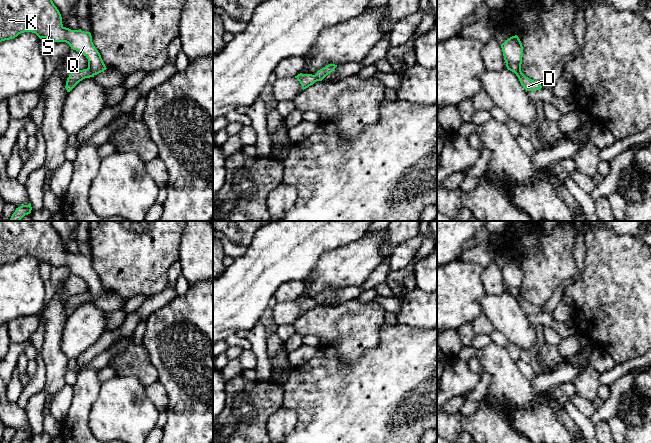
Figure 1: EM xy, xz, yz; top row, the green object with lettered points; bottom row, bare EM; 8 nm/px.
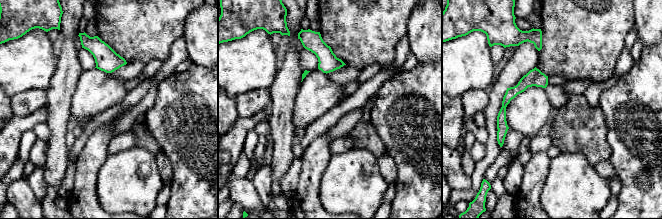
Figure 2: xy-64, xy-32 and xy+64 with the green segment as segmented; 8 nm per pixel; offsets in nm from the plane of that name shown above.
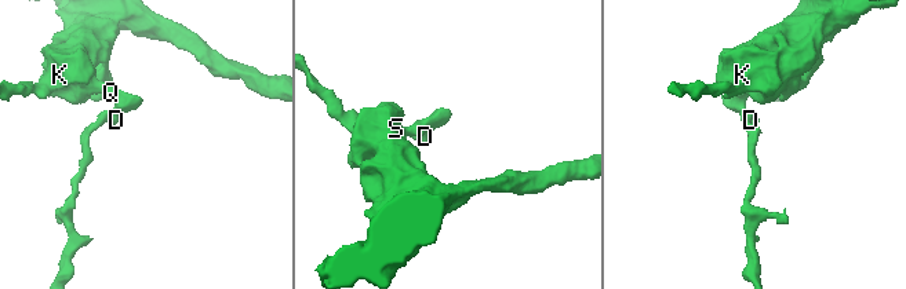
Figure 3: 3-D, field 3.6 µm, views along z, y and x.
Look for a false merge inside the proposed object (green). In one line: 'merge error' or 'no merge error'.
merge error

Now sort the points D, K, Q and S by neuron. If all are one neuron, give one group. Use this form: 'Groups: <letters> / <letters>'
Groups: D / K Q S

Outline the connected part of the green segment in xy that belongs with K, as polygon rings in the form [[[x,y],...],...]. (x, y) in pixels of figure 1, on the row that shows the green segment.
[[[0,0],[0,42],[14,39],[24,32],[35,33],[40,39],[46,38],[51,42],[68,43],[71,49],[82,53],[88,59],[88,68],[93,75],[107,69],[92,42],[91,33],[64,27],[61,14],[52,0]]]

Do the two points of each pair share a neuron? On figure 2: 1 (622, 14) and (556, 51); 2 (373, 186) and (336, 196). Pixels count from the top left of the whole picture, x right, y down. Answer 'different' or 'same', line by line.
1: same
2: same

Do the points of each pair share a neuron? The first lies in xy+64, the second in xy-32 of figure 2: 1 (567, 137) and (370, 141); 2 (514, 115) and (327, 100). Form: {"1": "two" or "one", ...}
{"1": "one", "2": "one"}

